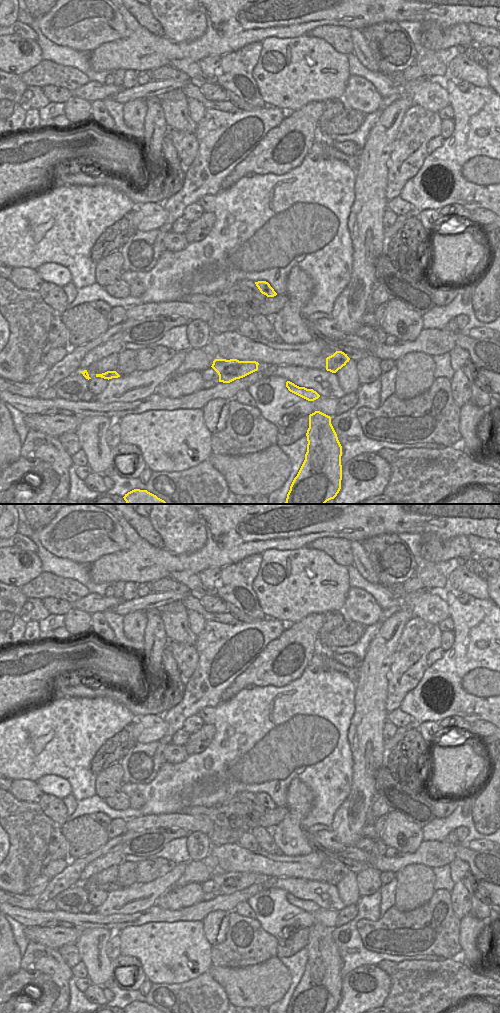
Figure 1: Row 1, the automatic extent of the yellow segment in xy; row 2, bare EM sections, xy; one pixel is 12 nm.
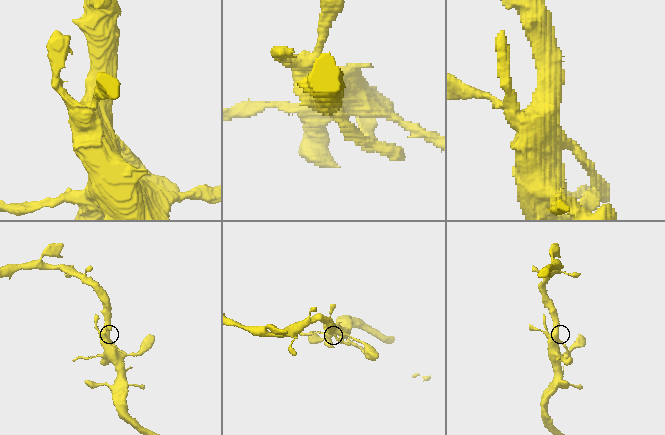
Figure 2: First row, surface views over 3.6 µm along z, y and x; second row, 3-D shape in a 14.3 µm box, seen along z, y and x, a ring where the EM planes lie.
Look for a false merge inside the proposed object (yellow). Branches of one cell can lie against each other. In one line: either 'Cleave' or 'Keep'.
Keep

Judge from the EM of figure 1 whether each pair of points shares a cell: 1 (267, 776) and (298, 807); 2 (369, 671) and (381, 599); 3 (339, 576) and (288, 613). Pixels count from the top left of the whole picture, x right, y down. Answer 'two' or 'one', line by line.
1: two
2: two
3: one

